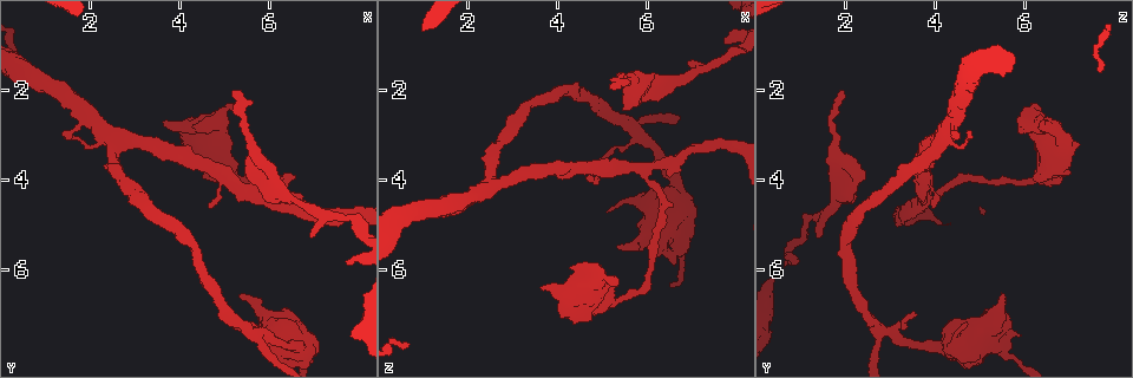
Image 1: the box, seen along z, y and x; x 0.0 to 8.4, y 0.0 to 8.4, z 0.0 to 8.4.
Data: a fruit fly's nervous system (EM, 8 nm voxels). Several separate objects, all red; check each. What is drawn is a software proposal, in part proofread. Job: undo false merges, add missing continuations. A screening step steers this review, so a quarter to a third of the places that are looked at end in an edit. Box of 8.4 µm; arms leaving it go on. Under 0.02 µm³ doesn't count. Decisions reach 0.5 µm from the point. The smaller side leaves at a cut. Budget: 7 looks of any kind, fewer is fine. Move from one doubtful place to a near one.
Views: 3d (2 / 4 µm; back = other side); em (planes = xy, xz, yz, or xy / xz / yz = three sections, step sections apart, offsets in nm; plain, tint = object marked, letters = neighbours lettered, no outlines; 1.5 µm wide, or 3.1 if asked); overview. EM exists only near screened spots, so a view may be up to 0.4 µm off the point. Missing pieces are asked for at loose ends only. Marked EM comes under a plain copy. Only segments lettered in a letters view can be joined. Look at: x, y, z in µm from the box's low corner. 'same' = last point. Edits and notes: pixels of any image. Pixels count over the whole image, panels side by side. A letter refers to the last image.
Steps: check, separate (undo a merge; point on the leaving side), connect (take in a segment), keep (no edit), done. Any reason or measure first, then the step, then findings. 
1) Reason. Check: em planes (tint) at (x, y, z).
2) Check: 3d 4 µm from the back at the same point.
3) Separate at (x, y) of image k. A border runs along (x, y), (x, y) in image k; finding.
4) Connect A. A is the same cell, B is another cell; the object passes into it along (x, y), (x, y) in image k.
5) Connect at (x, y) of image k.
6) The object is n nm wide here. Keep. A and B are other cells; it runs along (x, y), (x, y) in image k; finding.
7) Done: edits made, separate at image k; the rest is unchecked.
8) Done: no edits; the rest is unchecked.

Two arms in line, one across. Check: 3d 2 µm at (5.95, 4.45, 3.75).

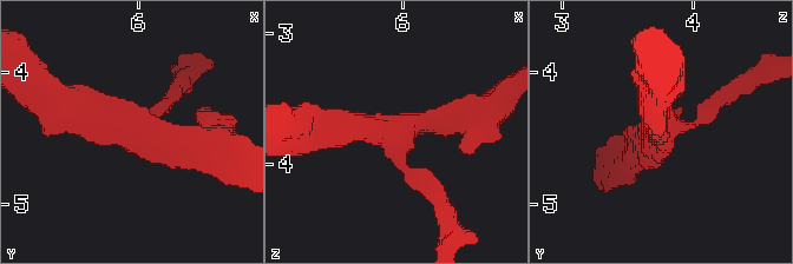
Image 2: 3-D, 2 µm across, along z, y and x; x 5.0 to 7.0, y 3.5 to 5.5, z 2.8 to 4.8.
Check: em xy step 4 (tint) at (5.94, 4.40, 3.78).

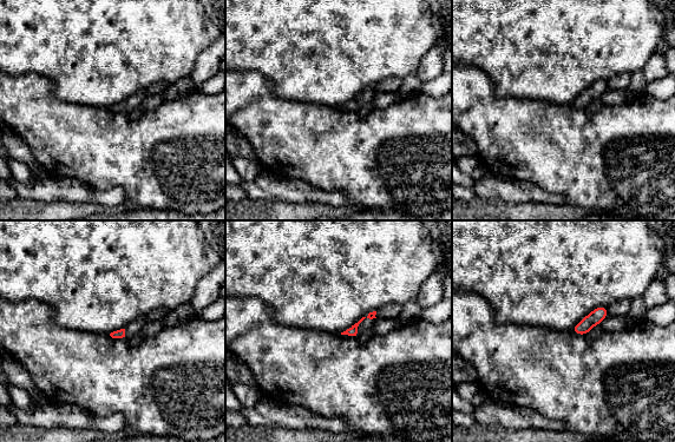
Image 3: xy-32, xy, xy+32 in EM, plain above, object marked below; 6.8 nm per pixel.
Cut it another way. Check: em planes (letters) at the same point.

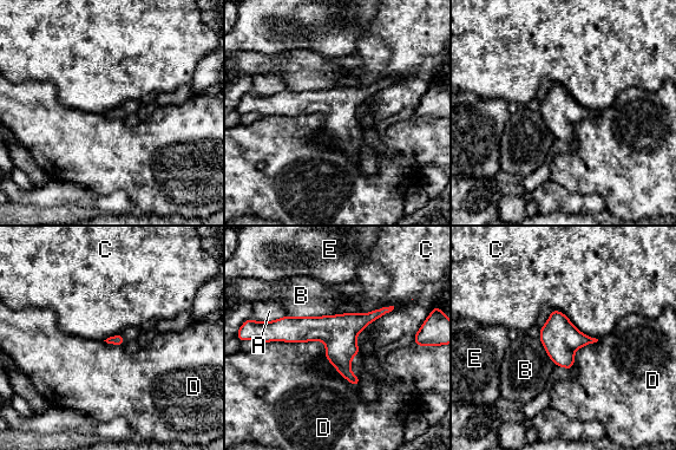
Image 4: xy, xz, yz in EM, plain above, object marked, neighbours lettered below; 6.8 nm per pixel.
Keep. A, B, C, D and E are other cells; it runs along (386, 310), (343, 328), (267, 333) in image 4; continuous, no second neuron.

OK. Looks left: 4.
Free end. Check: em xy step 8 (letters) at (5.20, 2.10, 1.95).

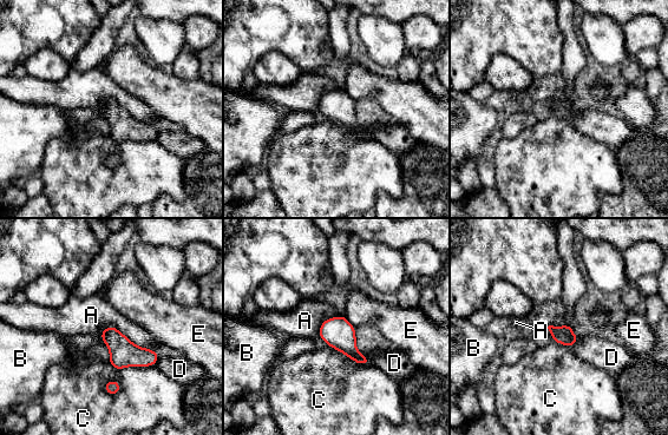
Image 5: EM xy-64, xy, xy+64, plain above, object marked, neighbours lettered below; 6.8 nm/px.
Keep. A, B, C, D and E are other cells; a border runs along (99, 334), (116, 327), (150, 349) in image 5; none of them fits.

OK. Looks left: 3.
Sudden change in width. Check: 3d 2 µm from the back at (5.55, 4.10, 6.55).

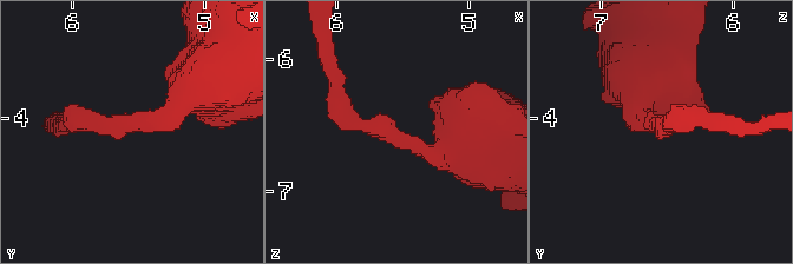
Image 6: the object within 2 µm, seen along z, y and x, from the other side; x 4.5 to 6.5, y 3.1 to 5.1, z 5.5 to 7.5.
Check: em xy step 4 (tint) at (5.50, 4.04, 6.62).

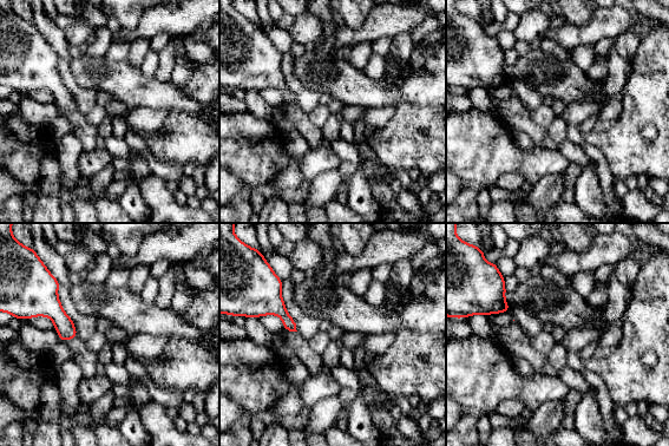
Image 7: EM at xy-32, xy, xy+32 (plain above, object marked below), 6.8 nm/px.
Check: em planes (letters) at the same point.

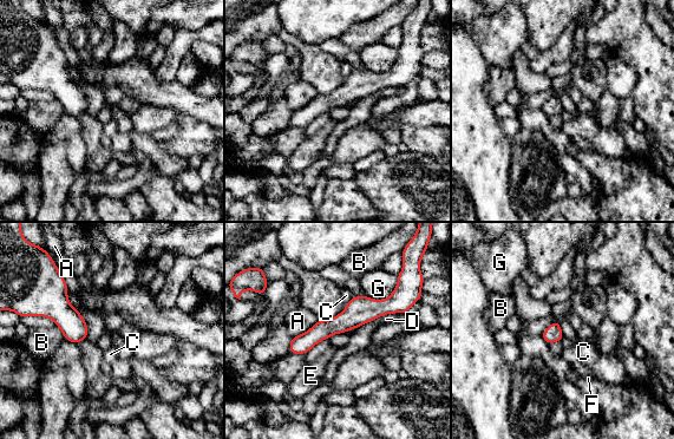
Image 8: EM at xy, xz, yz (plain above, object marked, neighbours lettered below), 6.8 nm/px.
Keep. A, B, C, D, E, F and G are other cells; a border runs along (403, 313), (385, 313), (373, 320) in image 8; continuous, no second neuron.

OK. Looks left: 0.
Done: no edits; the rest is unchecked.

